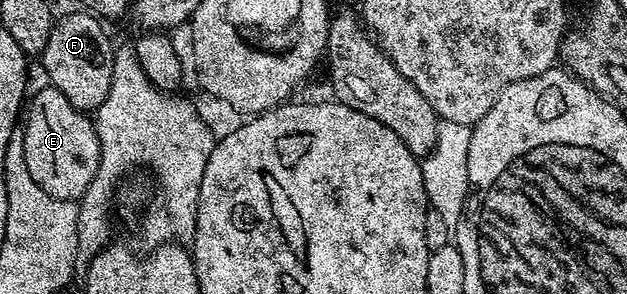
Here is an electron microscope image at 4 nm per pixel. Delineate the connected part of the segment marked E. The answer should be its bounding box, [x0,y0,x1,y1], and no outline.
[23,86,101,201]

